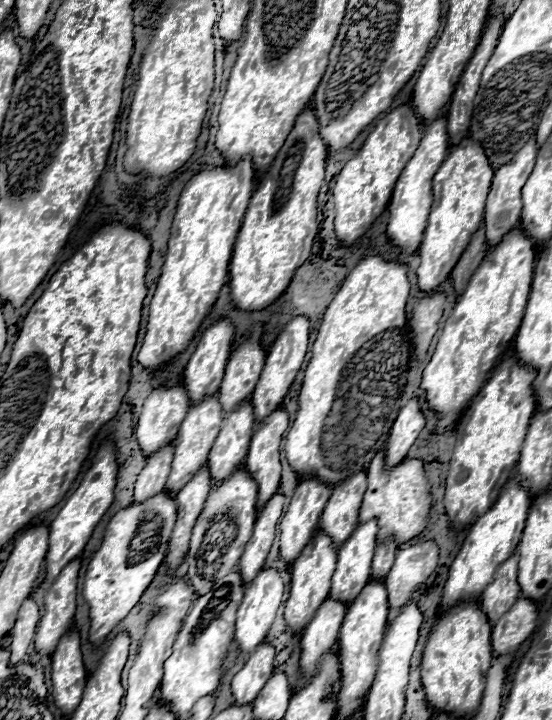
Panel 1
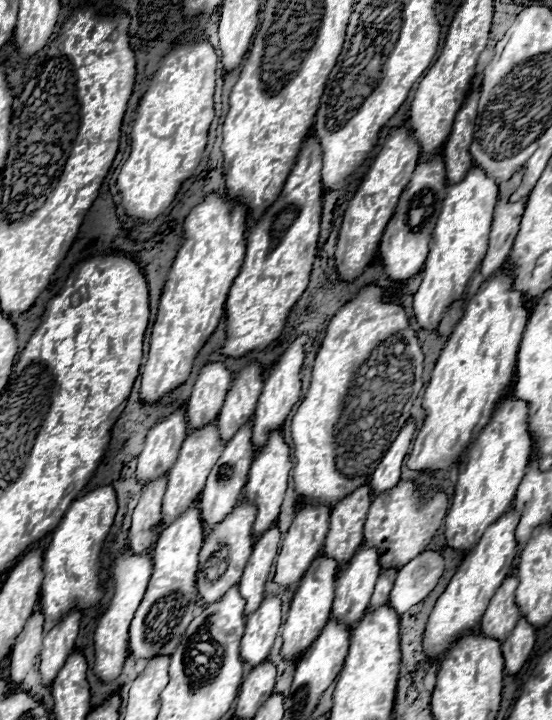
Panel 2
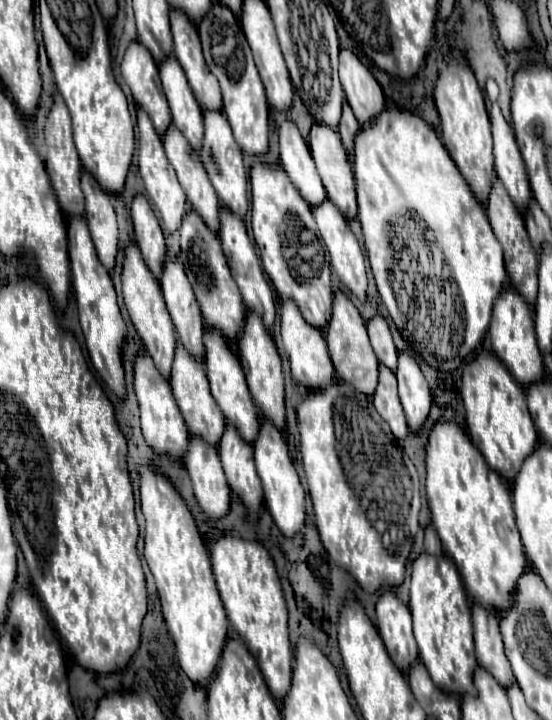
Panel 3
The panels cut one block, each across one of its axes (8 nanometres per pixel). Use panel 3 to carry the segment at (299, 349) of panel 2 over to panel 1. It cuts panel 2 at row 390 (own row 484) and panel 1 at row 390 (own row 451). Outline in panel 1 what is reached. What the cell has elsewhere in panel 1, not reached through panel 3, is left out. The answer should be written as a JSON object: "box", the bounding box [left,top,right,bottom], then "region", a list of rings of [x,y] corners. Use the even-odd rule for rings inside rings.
{"box":[252,316,308,420],"region":[[[296,316],[294,320],[290,320],[284,326],[284,330],[278,334],[278,338],[274,340],[274,344],[268,350],[266,366],[260,374],[256,390],[252,392],[252,406],[254,406],[256,420],[266,418],[266,414],[272,414],[280,406],[280,402],[284,400],[290,384],[294,382],[294,376],[298,374],[298,370],[304,362],[306,348],[308,348],[308,318],[306,316]]]}

